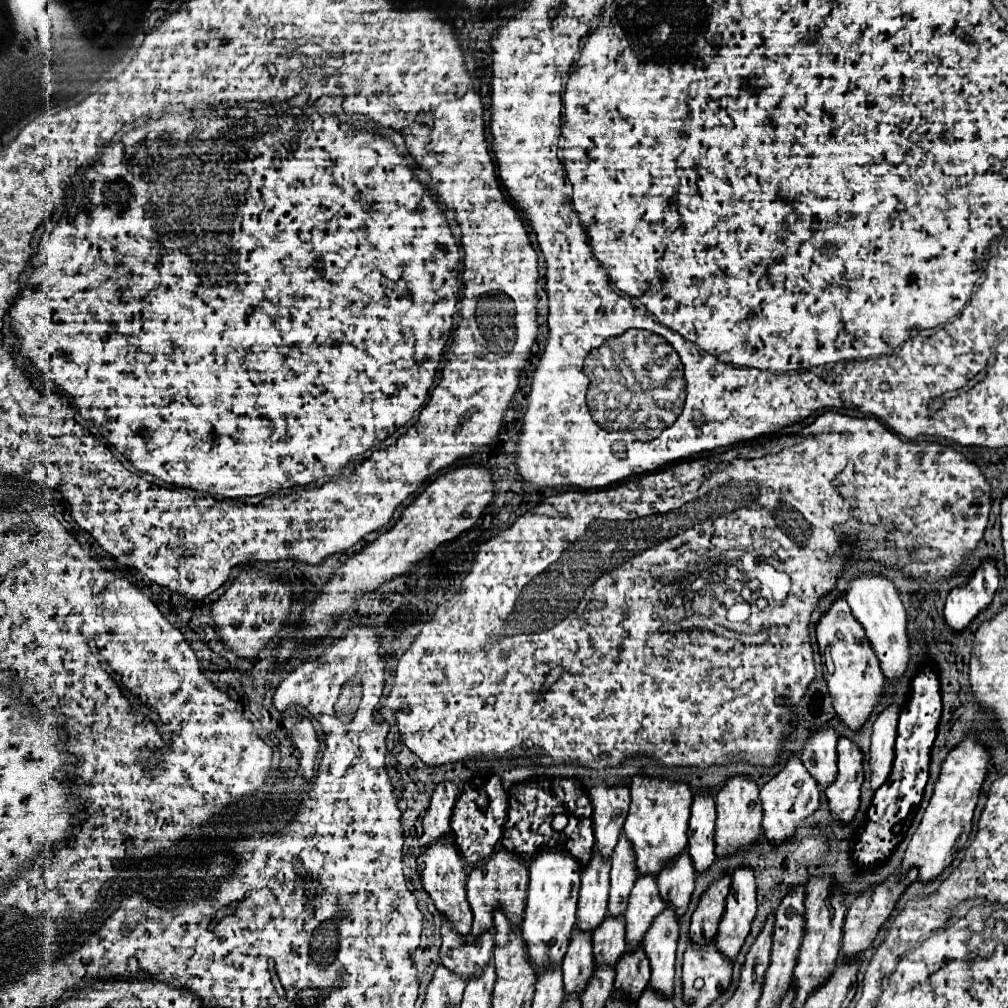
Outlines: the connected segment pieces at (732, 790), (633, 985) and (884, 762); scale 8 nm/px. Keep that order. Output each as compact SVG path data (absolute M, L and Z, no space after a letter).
M732 775L728 781L720 787L716 795L716 809L718 809L718 819L716 819L716 855L728 855L736 853L740 847L746 847L760 837L760 823L762 823L762 805L760 805L760 787L756 785L754 779L748 775Z
M638 945L636 949L626 951L616 963L614 989L624 991L632 999L638 999L648 981L650 981L650 961L642 945Z
M890 703L874 721L870 747L870 779L872 789L878 789L890 775L894 761L894 741L898 727L898 705Z

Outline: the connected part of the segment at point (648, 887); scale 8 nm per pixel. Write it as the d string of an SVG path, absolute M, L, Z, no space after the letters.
M640 875L634 883L634 889L628 899L628 909L624 913L626 917L626 941L628 947L642 943L646 929L650 927L652 919L664 909L664 901L658 893L658 881L656 875Z

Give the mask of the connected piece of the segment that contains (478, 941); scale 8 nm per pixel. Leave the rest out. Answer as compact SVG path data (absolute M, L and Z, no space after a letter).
M442 923L442 947L440 947L440 963L460 977L468 979L484 969L490 961L494 949L494 937L490 931L484 931L474 941L466 941L448 925Z

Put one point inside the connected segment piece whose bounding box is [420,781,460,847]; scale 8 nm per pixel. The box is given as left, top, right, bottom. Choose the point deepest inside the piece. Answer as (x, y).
(436, 821)

